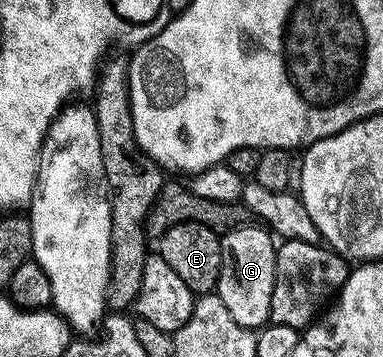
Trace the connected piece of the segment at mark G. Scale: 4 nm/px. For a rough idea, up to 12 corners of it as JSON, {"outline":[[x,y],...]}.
{"outline":[[261,225],[221,236],[216,295],[239,325],[266,326],[277,247]]}

